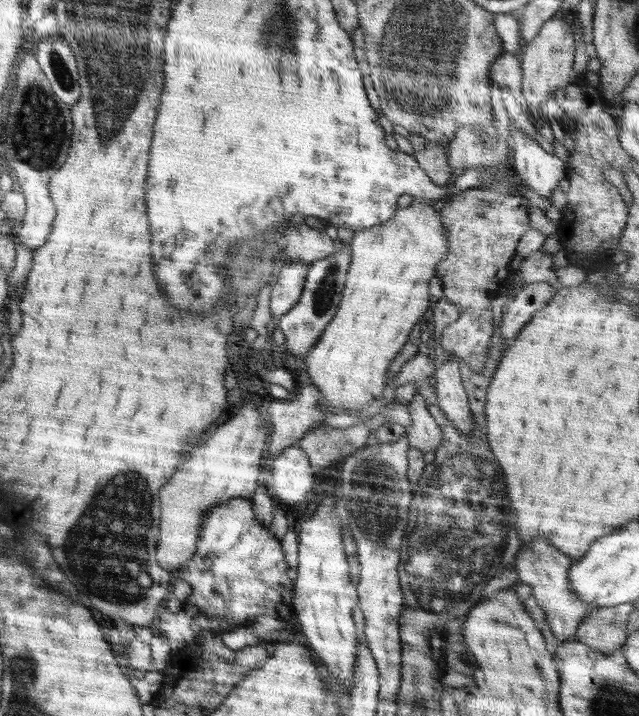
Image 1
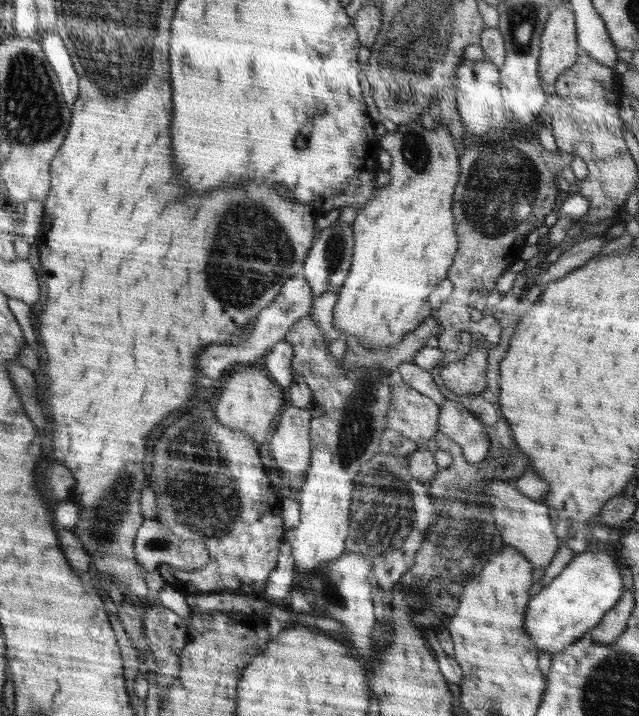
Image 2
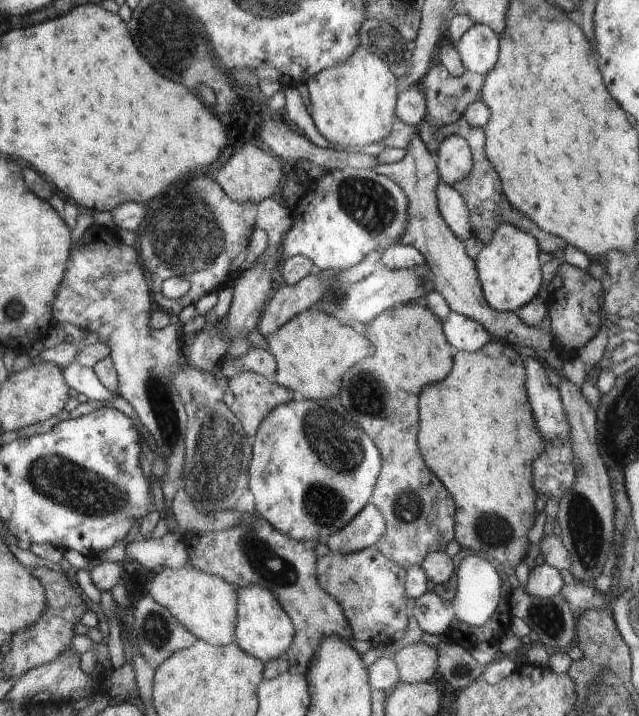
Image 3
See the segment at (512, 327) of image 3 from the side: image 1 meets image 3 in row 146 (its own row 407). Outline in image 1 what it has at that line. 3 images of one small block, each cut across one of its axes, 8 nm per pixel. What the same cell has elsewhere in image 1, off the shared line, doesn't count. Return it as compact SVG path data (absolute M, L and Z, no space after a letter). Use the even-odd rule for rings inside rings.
M416 392L406 405L411 416L411 423L405 427L409 445L424 453L434 451L441 443L443 434L435 418L428 412L426 401Z

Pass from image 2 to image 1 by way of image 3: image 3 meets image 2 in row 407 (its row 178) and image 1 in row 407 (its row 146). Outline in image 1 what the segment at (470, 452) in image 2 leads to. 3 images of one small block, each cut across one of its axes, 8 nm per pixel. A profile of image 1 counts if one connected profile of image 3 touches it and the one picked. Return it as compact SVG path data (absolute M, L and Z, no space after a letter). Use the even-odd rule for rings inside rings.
M448 357L447 361L437 367L434 387L437 392L435 408L440 409L455 426L457 435L470 437L473 429L473 418L468 397L462 381L460 381L460 363L456 357Z

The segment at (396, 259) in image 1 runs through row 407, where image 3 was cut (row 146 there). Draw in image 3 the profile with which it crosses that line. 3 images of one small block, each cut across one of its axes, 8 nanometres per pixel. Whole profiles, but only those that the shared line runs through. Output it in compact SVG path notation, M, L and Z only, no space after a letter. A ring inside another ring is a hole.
M361 45L358 46L356 52L352 52L352 56L332 68L326 68L322 72L318 72L316 76L312 76L310 80L305 82L309 92L309 113L312 120L318 128L318 131L325 140L334 146L340 146L342 149L357 151L362 146L380 142L392 132L393 122L395 121L395 106L397 103L397 78L388 64L384 60L374 56L372 52L368 52Z

